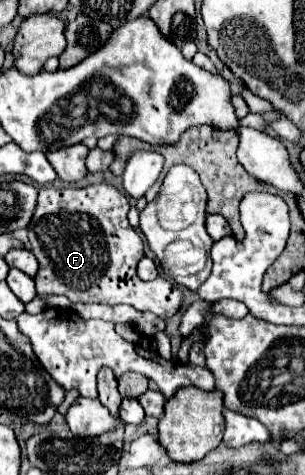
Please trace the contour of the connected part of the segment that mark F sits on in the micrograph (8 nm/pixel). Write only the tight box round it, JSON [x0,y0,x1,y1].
[29,183,183,319]

